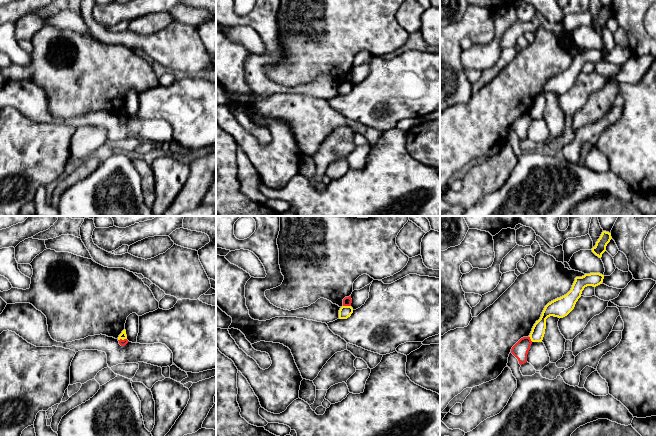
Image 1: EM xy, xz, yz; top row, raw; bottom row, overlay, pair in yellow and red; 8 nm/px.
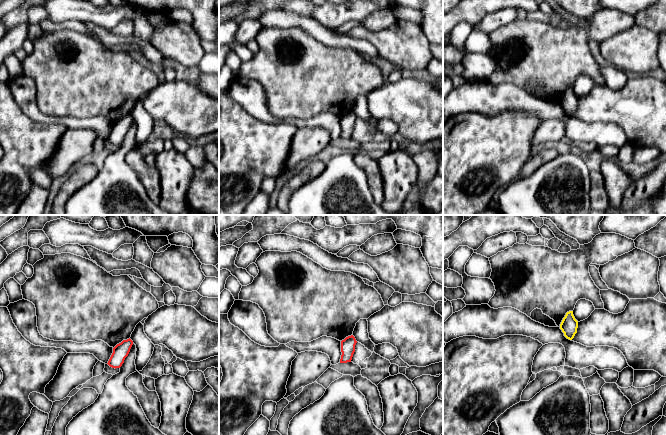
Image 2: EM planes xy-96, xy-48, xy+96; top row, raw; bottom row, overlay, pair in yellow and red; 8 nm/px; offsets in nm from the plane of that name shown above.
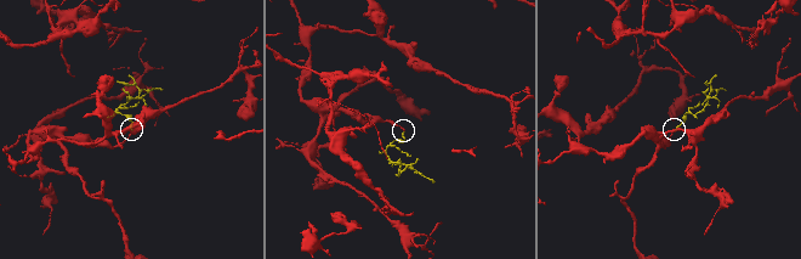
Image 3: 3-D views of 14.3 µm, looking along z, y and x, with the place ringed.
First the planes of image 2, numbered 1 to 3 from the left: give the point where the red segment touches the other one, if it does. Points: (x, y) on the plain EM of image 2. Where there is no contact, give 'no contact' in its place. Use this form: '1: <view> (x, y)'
1: no contact
2: no contact
3: no contact

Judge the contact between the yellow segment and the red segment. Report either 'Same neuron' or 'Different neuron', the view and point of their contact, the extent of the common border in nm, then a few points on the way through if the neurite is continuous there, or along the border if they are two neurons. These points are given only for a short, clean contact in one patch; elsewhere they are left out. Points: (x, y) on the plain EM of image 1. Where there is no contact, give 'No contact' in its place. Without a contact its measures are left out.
Different neuron. Touches yellow at xz (347, 82). Shared border 60 nm. Boundary: xz (343, 81), (350, 82)

